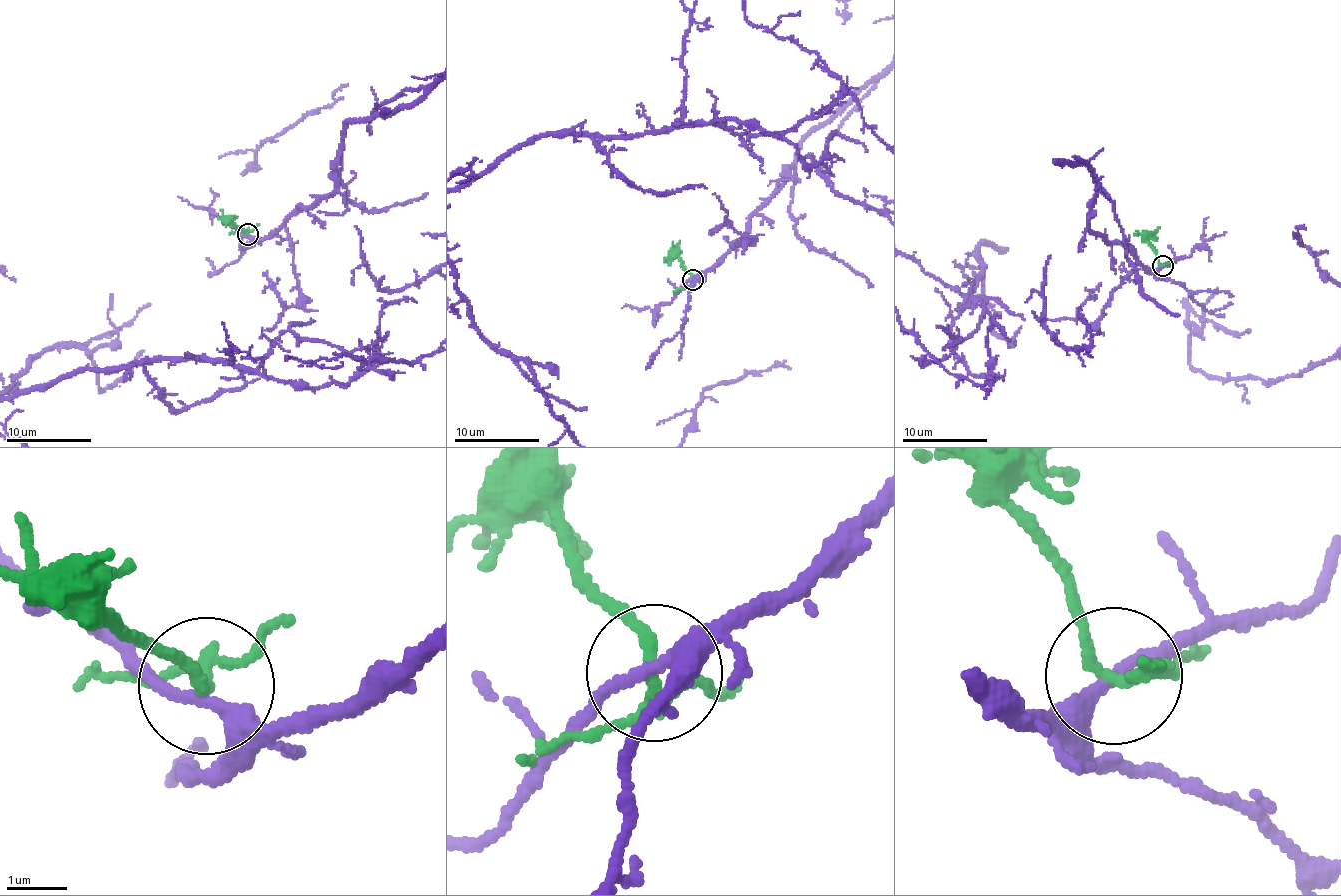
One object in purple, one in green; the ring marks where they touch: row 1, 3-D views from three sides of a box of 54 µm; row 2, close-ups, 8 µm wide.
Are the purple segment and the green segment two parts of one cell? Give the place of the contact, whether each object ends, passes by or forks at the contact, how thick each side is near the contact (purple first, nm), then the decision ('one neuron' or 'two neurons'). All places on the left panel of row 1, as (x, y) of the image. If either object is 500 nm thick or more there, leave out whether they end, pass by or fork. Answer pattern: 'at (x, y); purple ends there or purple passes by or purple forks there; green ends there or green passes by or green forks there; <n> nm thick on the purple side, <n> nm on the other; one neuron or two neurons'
at (248, 234); purple passes by; green forks there; 220 nm thick on the purple side, 160 nm on the other; two neurons

